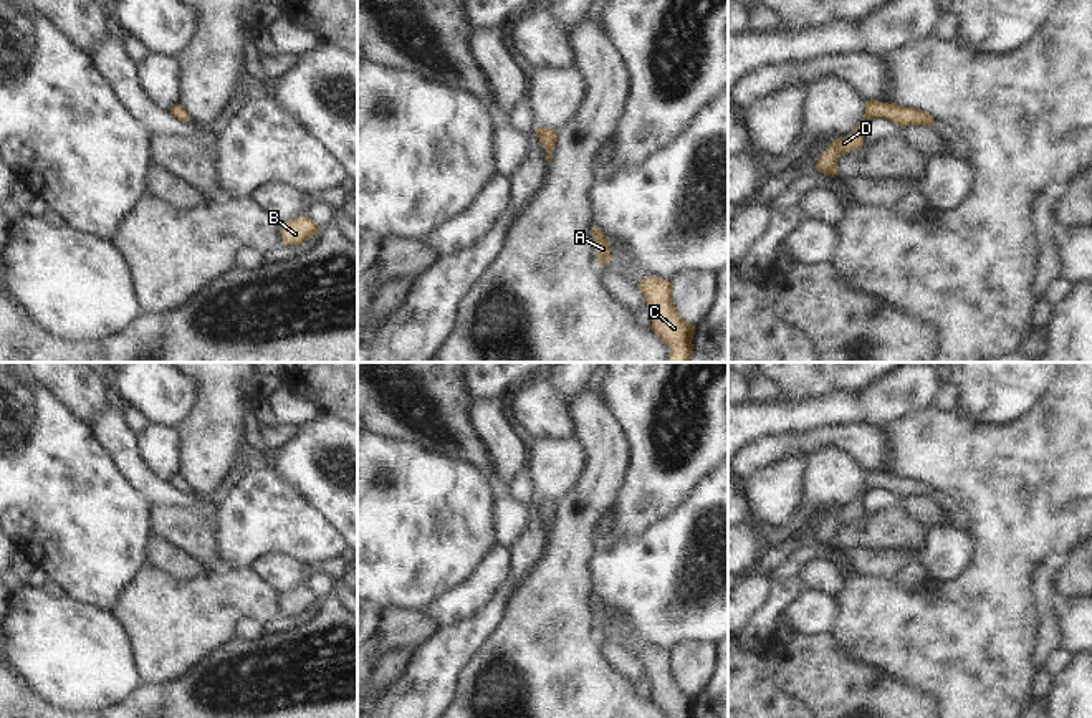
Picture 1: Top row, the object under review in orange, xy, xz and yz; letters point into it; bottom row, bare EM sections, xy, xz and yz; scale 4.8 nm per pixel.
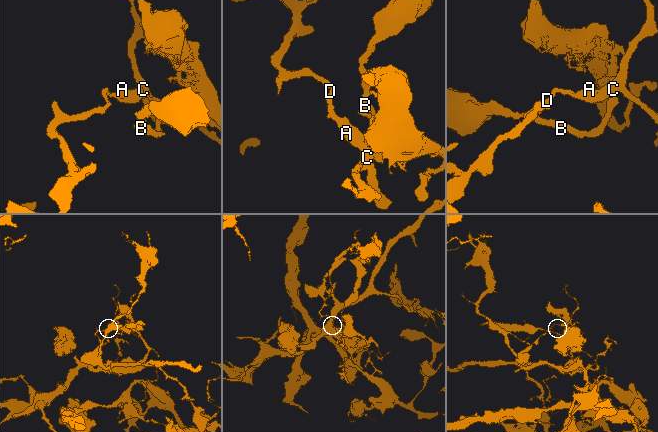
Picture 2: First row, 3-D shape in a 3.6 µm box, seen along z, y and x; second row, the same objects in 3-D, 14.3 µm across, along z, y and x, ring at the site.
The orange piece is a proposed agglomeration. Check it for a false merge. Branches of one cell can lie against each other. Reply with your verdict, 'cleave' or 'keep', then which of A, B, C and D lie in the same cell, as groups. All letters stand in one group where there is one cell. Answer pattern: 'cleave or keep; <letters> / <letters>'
keep; A B C D

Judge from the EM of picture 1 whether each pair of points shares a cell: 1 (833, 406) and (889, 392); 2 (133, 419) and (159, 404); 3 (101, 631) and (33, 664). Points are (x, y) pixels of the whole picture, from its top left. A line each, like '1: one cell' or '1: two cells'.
1: one cell
2: two cells
3: one cell

